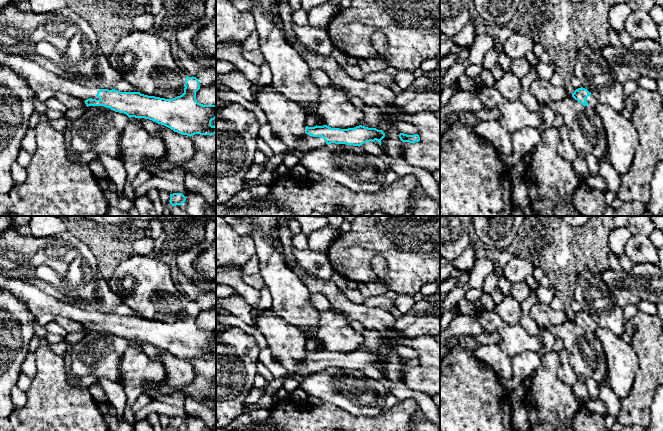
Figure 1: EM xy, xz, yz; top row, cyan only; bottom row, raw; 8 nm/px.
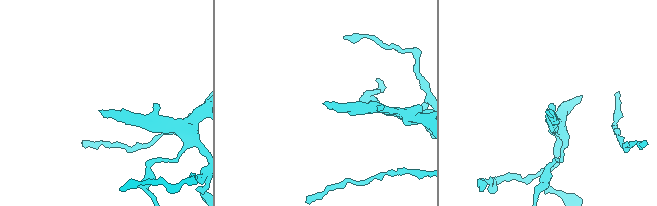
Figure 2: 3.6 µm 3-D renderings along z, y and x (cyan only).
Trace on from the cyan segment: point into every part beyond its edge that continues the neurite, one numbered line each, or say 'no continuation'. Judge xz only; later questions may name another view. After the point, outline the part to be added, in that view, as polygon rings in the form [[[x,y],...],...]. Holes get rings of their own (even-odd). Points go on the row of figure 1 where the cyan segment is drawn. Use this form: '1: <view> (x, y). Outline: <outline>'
1: xz (307, 142). Outline: [[[305,134],[303,137],[297,139],[297,148],[302,151],[319,148],[326,145],[322,137],[313,137]]]

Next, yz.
1: yz (591, 101). Outline: [[[590,95],[586,98],[586,101],[587,101],[587,106],[588,107],[595,107],[595,105],[597,104],[597,101],[596,99]]]

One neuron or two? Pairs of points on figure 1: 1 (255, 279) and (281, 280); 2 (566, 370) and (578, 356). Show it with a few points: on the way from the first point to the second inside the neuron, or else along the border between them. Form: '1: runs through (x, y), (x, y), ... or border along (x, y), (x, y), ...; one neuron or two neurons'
1: border along (258, 273), (264, 283); two neurons
2: border along (564, 348), (568, 353), (571, 368), (577, 375); two neurons

